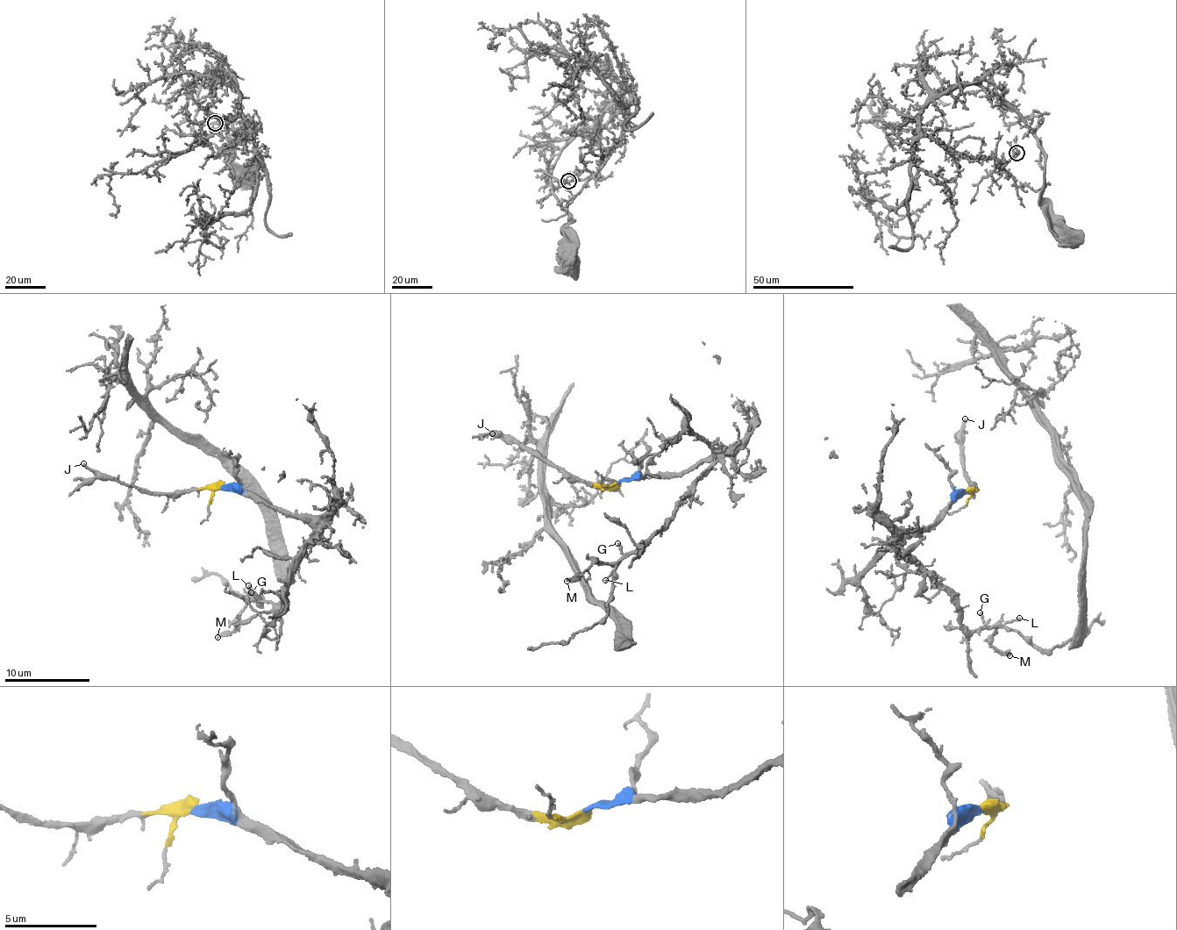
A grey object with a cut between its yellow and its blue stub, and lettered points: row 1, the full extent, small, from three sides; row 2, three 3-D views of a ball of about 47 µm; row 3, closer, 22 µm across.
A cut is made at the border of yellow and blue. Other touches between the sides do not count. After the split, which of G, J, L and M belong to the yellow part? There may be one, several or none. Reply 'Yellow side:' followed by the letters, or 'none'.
Yellow side: J

